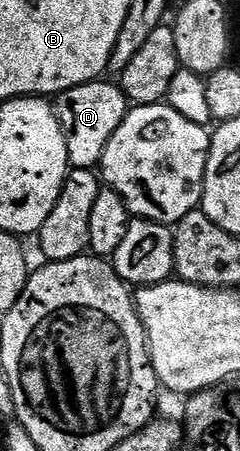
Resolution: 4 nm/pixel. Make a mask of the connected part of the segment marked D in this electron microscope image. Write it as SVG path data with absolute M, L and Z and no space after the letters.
M96 81L86 83L85 85L77 85L68 91L62 91L60 95L54 96L53 106L55 108L55 116L59 119L59 124L63 130L65 137L65 149L67 150L67 161L72 168L75 169L95 169L102 164L103 150L109 141L109 137L113 137L113 133L117 133L117 129L121 125L121 121L127 116L129 110L129 100L123 93L123 88L118 82L103 83L104 81Z

